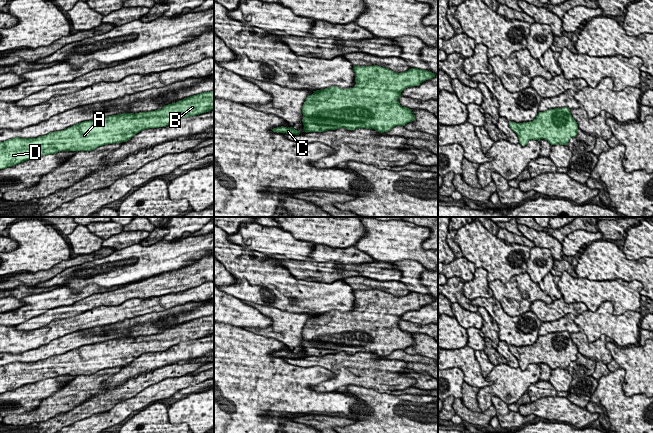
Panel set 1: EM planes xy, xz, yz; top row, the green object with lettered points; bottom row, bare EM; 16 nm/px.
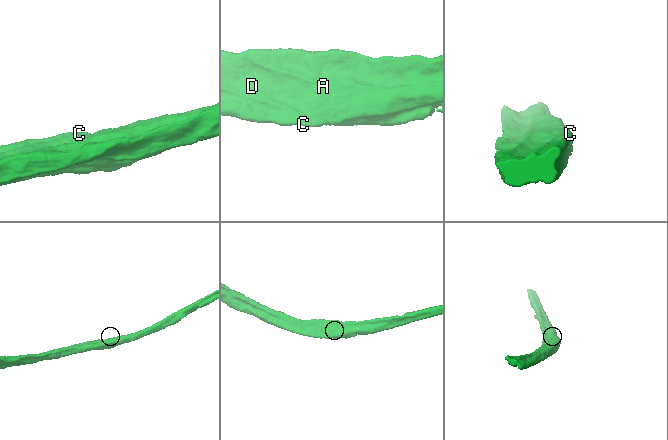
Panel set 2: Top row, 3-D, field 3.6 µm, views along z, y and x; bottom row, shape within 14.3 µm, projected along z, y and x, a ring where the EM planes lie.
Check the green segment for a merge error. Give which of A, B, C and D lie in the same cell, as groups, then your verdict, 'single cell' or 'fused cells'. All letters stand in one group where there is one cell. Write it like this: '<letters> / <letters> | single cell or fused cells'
A B C D | single cell

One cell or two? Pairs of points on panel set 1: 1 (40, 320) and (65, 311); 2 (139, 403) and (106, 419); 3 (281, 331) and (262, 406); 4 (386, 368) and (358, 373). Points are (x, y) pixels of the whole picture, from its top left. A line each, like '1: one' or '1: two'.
1: one
2: one
3: two
4: one

